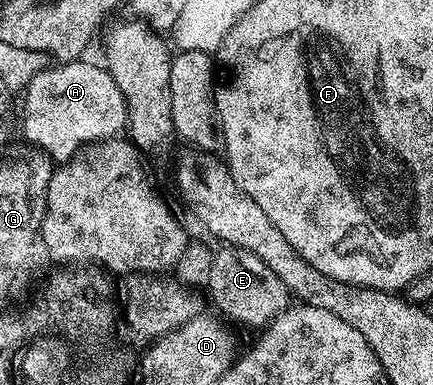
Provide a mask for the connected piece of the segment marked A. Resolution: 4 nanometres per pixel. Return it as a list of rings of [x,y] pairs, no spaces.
[[[87,58],[70,60],[68,64],[55,64],[39,68],[35,77],[25,86],[23,96],[23,136],[28,145],[40,148],[52,161],[62,162],[78,152],[84,144],[94,140],[110,140],[128,127],[127,103],[106,67],[90,64]]]

